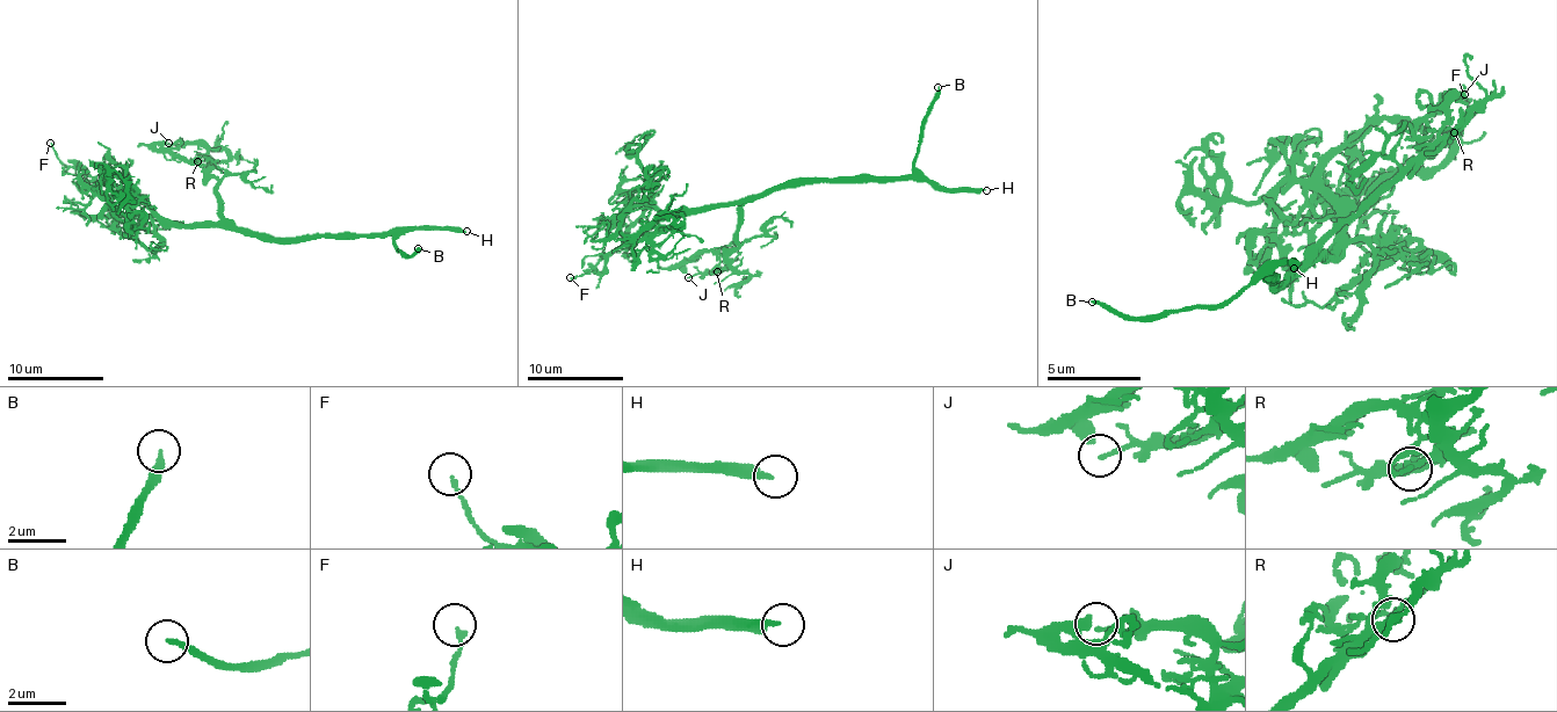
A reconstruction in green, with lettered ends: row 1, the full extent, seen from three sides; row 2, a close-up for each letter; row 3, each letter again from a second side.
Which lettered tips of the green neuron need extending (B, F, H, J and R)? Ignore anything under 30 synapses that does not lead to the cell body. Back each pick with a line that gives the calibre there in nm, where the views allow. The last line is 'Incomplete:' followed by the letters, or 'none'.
B: Thickness 200 nm
H: Thickness 240 nm
Incomplete: B, H

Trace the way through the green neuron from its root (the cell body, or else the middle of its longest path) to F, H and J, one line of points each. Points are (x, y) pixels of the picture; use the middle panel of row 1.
F: (762, 190), (731, 202), (671, 212), (635, 238), (623, 240), (576, 280), (570, 277)
H: (762, 190), (789, 188), (794, 183), (899, 179), (924, 179), (950, 190), (986, 190)
J: (762, 190), (740, 206), (736, 251), (726, 267), (688, 277)

